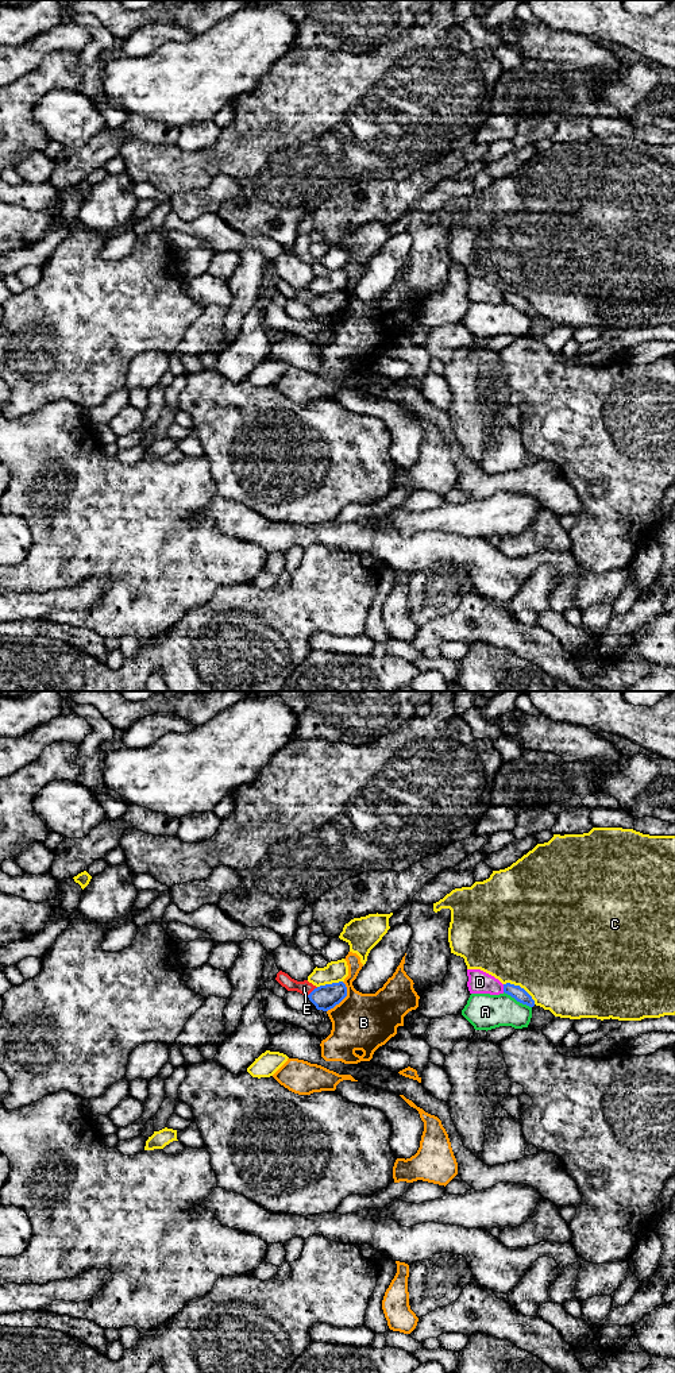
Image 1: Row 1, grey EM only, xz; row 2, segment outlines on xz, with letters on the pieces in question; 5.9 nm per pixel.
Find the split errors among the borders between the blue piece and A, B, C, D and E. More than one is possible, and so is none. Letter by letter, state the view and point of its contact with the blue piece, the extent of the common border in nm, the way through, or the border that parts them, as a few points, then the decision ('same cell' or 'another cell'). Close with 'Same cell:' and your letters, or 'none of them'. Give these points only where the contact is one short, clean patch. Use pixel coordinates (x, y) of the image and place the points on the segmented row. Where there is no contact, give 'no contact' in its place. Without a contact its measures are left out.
A: contact xz (517, 1001); length 190 nm; another cell
B: contact xz (343, 998); length 200 nm; another cell
C: contact xz (520, 987); length 220 nm; another cell
D: contact xz (504, 988); length 50 nm; another cell
E: contact xz (313, 990); length 90 nm; same cell
Same cell: E

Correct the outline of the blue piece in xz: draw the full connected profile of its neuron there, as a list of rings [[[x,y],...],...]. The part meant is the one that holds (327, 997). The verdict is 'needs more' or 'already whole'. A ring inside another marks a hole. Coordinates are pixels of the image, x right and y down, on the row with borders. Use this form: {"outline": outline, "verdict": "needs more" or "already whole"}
{"outline": [[[279,971],[275,980],[288,991],[297,991],[309,998],[317,1010],[328,1011],[347,996],[347,987],[343,981],[316,987],[308,980],[297,981],[288,973]]], "verdict": "needs more"}

